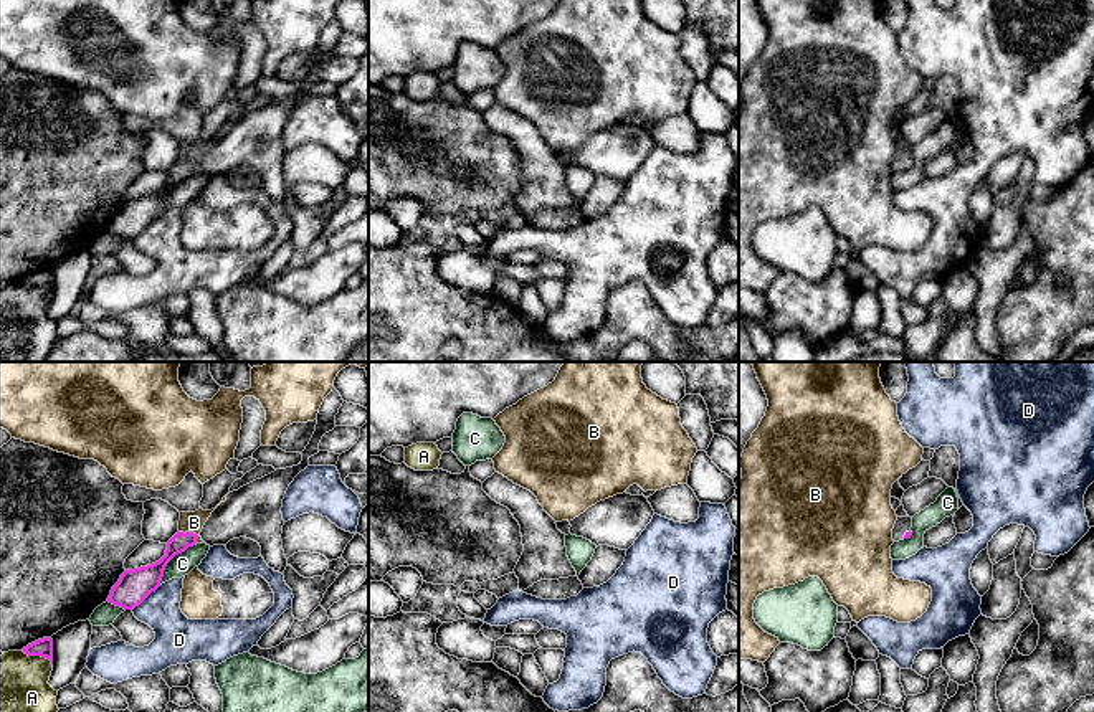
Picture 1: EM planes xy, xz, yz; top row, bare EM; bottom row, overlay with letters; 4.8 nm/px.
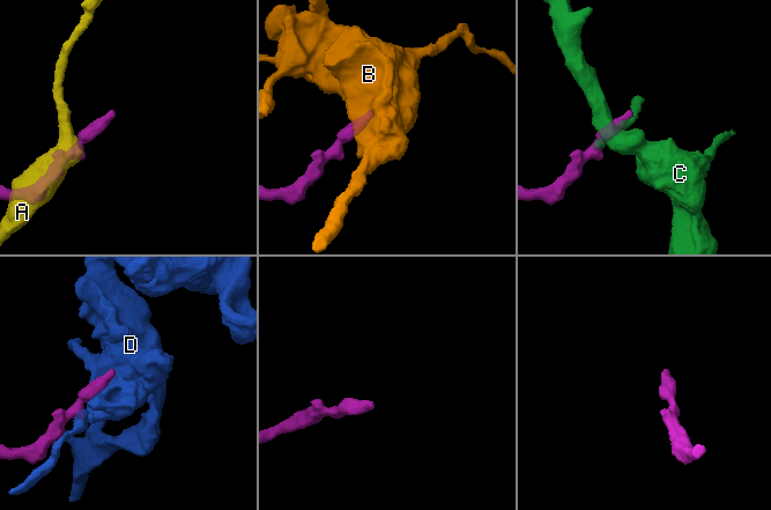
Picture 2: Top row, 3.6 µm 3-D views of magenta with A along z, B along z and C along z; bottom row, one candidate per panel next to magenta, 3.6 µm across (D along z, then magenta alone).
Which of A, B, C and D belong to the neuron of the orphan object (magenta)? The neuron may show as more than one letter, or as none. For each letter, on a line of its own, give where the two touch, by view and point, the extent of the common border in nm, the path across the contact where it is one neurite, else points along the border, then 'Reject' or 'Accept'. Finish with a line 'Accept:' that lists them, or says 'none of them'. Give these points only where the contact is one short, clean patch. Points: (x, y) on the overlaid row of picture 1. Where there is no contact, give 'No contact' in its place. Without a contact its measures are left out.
A: Touches magenta at xy (38, 655). Shared border 170 nm. Reject
B: Touches magenta at xy (192, 532). Shared border 110 nm. Boundary: xy (179, 531), (194, 532), (197, 542). Reject
C: Touches magenta at xy (171, 559). Shared border 260 nm. Reject
D: Touches magenta at xy (146, 597). Shared border 190 nm. Reject
Accept: none of them

